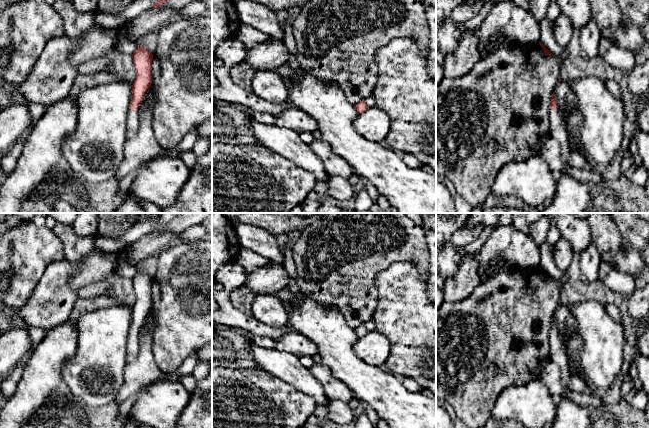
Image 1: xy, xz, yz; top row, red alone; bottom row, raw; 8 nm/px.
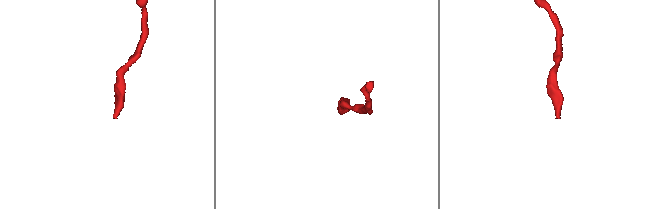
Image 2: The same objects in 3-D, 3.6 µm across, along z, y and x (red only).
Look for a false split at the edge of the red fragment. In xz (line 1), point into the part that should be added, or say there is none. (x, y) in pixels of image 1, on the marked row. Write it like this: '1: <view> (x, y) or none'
1: none

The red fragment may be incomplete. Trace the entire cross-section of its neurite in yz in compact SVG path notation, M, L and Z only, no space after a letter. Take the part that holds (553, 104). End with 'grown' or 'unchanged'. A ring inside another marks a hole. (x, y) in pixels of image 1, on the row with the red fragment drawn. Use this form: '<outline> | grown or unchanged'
M554 92L550 102L550 136L554 137L560 144L562 159L571 167L588 172L597 172L598 169L588 162L581 154L570 149L568 135L563 124L563 118L558 110Z | grown

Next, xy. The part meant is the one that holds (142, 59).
M138 46L132 54L135 79L132 85L132 97L126 121L126 141L136 137L139 130L139 106L152 84L153 54L145 46Z | grown

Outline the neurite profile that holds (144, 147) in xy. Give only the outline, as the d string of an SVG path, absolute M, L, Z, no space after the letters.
M144 102L138 110L139 130L135 138L124 144L124 158L120 163L115 178L119 181L145 162L161 157L165 149L157 142L153 130L153 111Z

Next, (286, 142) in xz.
M251 113L249 124L254 137L262 145L280 154L299 167L311 172L317 181L327 181L330 177L324 169L322 160L304 143L297 132L278 125L258 122Z

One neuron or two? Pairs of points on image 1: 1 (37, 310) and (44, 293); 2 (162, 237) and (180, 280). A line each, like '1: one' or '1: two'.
1: one
2: two

